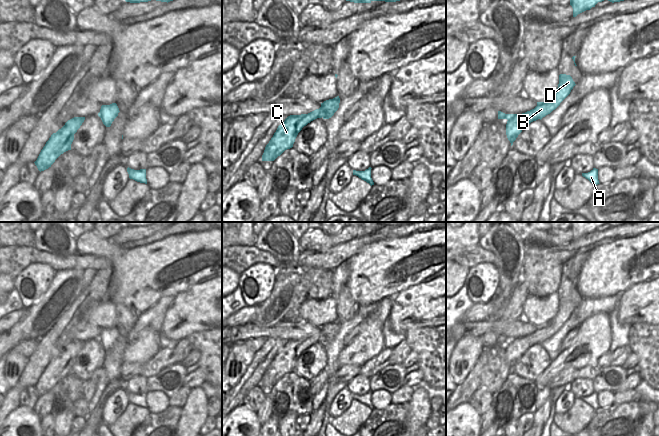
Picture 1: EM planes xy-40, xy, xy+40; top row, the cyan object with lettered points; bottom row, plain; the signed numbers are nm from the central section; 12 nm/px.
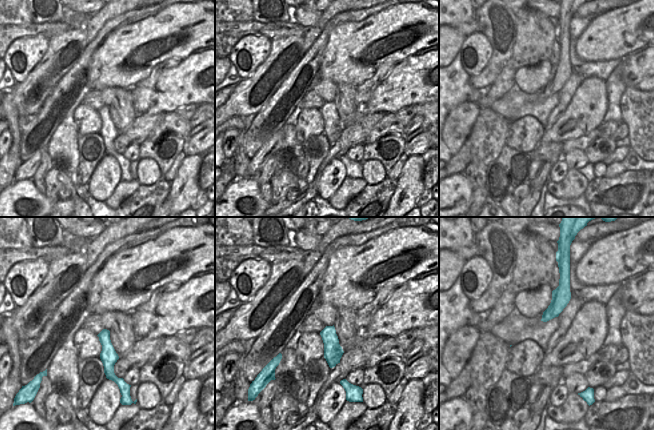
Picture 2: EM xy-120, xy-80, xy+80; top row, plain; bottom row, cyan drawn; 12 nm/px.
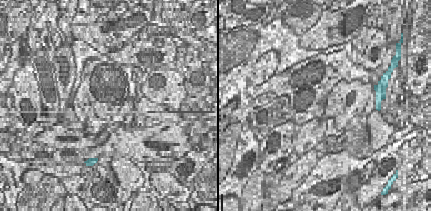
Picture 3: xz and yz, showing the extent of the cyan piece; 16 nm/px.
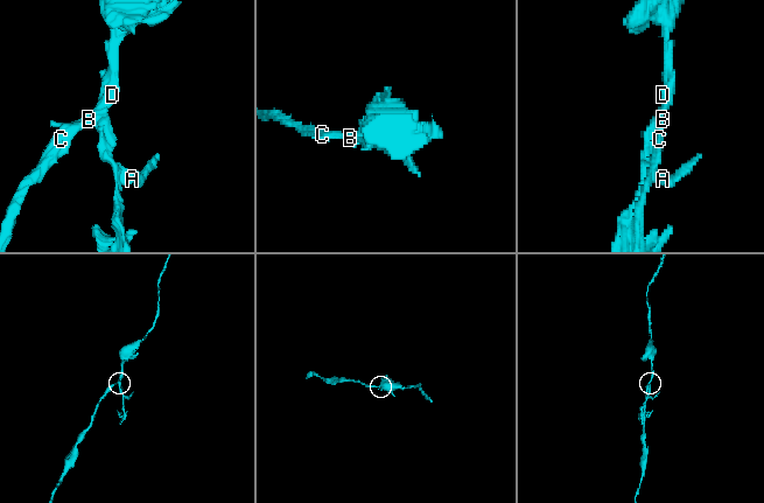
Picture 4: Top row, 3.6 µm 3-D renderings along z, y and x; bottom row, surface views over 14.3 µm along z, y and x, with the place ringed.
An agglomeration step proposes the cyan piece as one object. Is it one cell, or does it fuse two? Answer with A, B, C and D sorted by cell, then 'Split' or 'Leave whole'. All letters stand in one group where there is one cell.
Groups: A / B C D. Split

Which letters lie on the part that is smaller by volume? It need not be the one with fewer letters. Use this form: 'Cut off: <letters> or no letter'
Cut off: A

